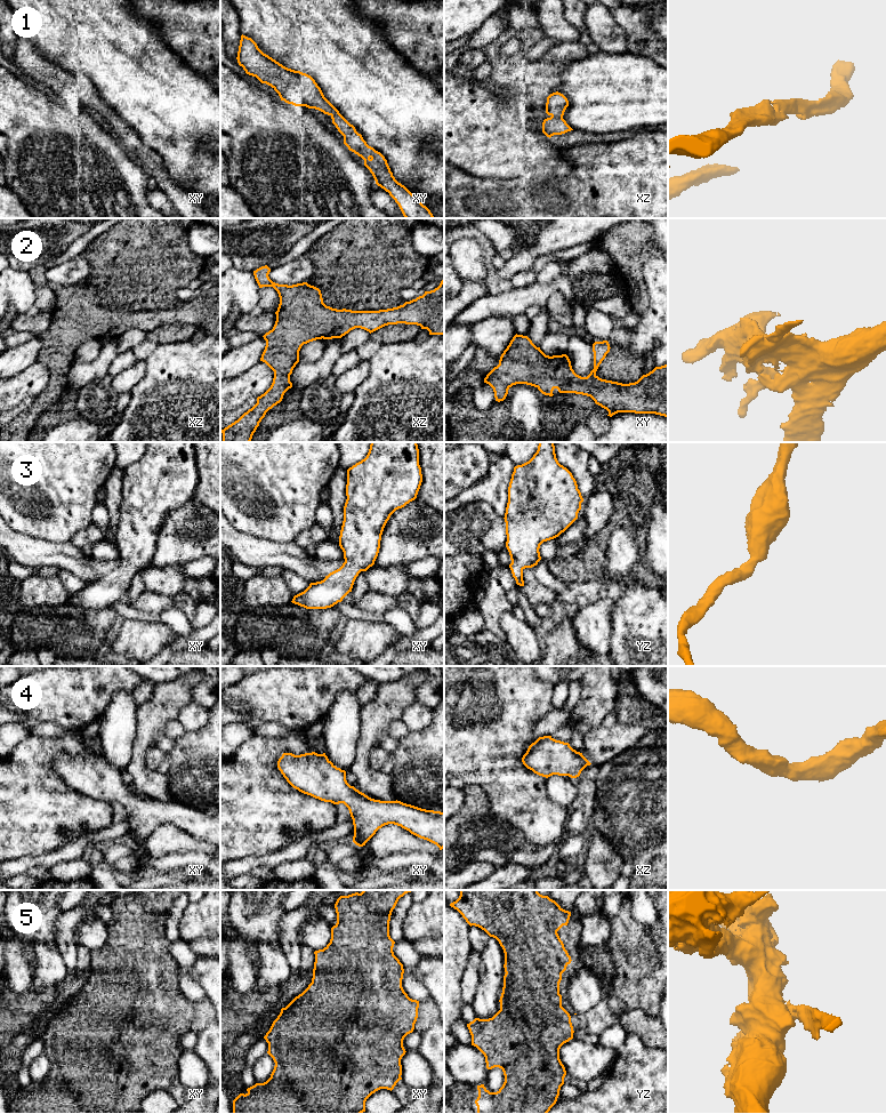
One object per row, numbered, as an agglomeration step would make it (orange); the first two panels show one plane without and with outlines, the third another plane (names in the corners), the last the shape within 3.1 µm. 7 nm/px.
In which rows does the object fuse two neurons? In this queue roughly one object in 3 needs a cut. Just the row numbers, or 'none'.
none

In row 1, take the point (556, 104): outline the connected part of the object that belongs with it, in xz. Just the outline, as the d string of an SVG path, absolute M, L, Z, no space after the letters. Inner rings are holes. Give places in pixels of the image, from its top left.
M558 91L553 93L547 97L546 113L549 117L542 122L542 133L547 137L550 138L554 135L562 135L573 130L563 119L567 106L567 98Z

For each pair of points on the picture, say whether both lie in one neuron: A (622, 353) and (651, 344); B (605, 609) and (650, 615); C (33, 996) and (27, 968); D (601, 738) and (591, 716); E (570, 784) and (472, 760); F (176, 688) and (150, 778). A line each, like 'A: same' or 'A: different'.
A: different
B: different
C: different
D: different
E: different
F: same

